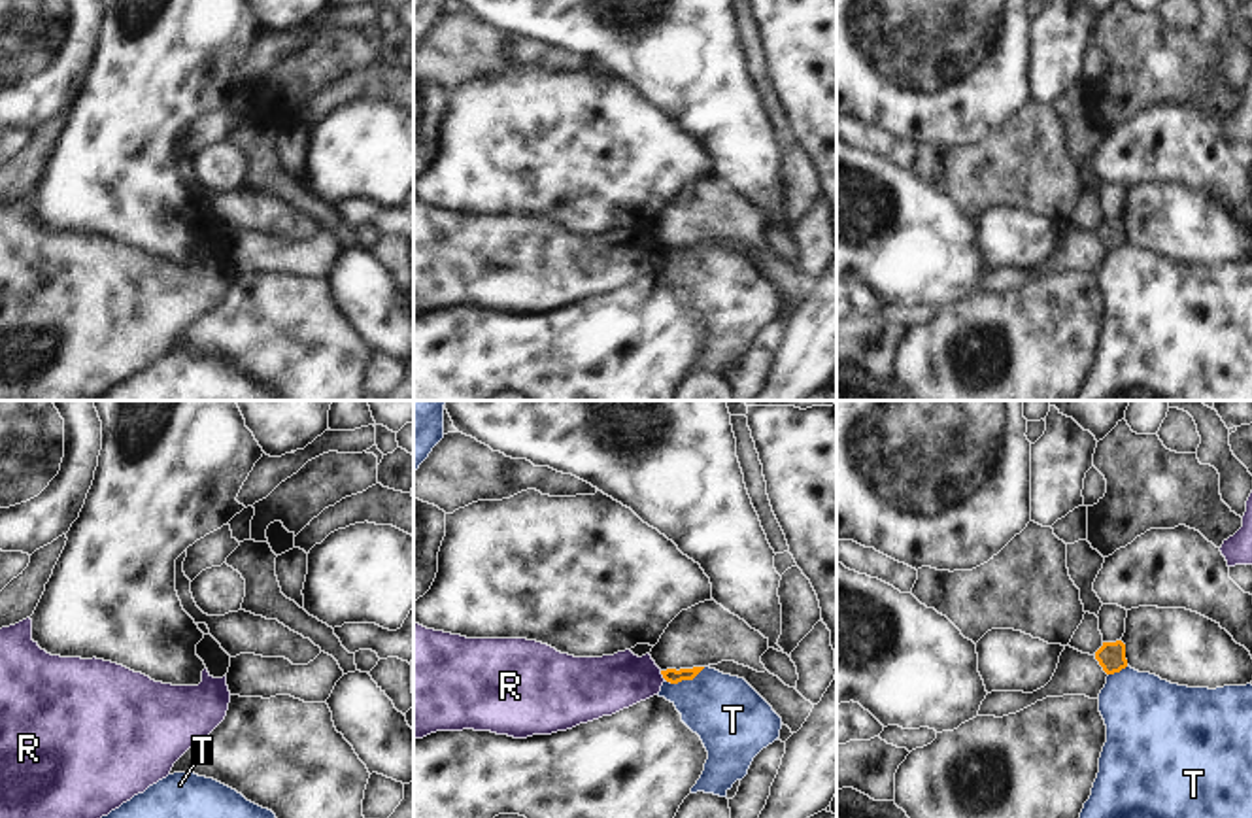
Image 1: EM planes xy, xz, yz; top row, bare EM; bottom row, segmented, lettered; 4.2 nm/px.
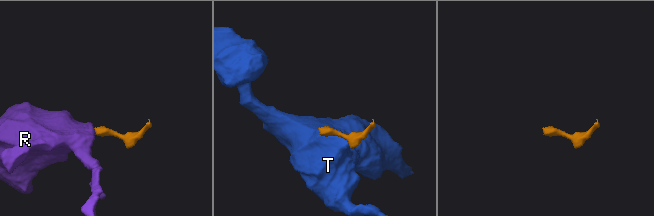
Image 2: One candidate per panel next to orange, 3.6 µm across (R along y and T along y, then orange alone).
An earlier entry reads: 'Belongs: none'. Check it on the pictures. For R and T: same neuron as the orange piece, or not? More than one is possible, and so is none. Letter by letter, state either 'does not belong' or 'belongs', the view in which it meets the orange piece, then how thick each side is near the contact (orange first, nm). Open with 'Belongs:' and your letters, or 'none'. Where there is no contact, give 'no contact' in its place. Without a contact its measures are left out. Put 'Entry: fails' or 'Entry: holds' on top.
Entry: holds
Belongs: none
R: does not belong; contact in xz; calibres 60 and 240 nm
T: does not belong; contact in xz; calibres 60 and 320 nm

